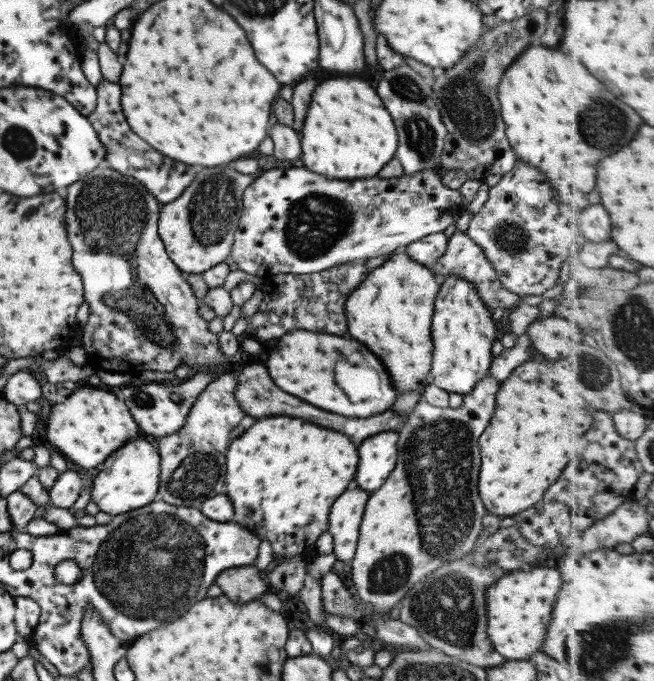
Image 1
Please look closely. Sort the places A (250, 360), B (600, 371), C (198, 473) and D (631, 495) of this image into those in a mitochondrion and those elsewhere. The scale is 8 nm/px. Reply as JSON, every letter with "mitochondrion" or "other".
{"A":"other","B":"mitochondrion","C":"mitochondrion","D":"other"}

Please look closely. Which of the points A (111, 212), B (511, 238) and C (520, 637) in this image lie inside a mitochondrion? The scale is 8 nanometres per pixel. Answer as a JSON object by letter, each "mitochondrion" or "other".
{"A":"mitochondrion","B":"mitochondrion","C":"other"}

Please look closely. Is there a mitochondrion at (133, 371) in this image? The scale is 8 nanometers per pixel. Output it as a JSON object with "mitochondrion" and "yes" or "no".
{"mitochondrion":"no"}

